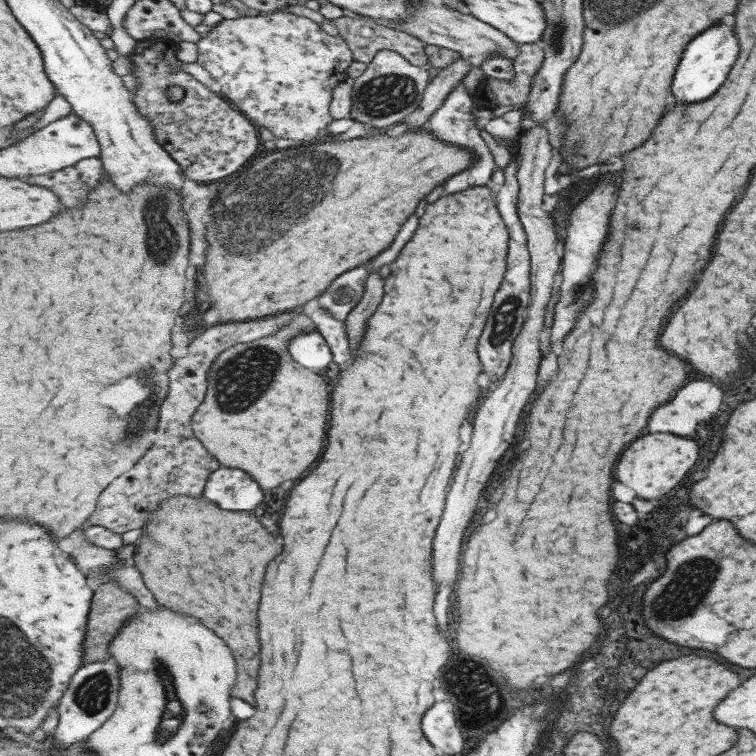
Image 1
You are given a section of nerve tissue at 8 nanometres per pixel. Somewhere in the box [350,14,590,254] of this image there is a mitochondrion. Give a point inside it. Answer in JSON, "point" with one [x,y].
{"point":[385,95]}

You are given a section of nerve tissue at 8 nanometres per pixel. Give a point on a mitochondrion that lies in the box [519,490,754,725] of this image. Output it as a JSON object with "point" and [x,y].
{"point":[686,589]}

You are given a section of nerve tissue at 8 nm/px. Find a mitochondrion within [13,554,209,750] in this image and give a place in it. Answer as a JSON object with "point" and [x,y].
{"point":[173,718]}

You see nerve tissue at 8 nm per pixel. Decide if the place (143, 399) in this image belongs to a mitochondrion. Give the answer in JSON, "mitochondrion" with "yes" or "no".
{"mitochondrion":"yes"}

